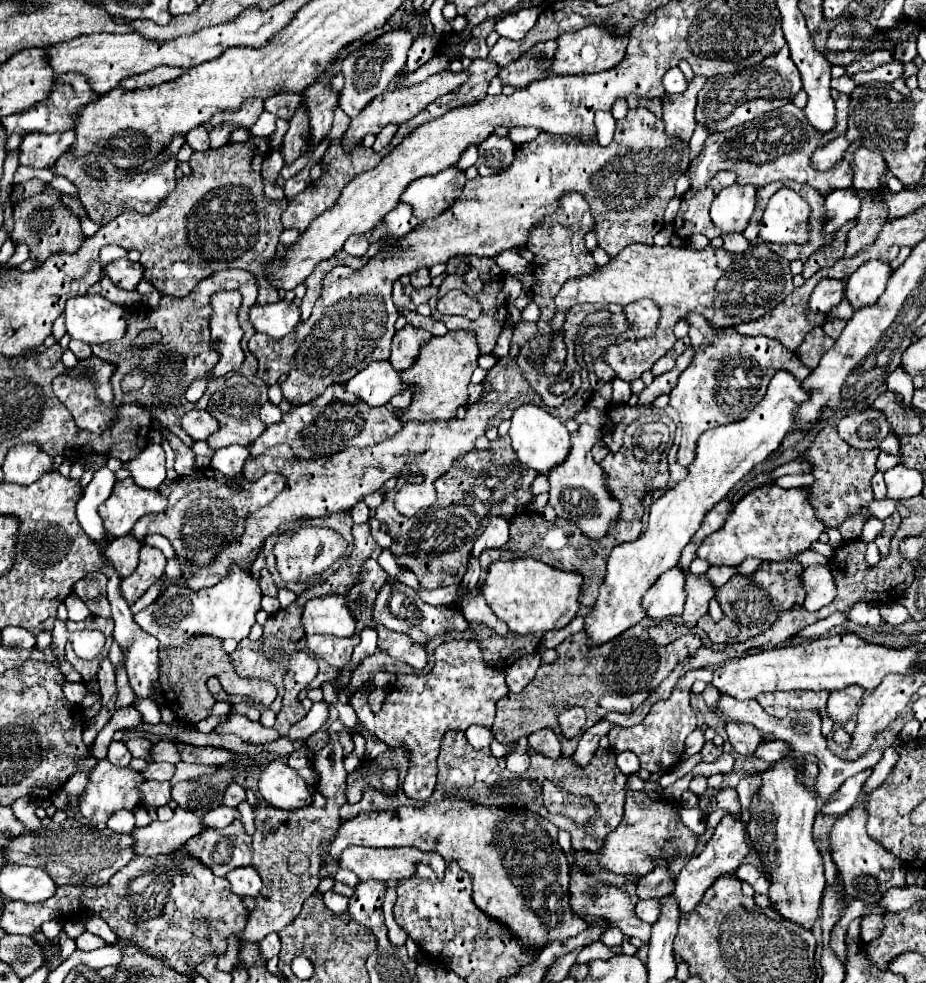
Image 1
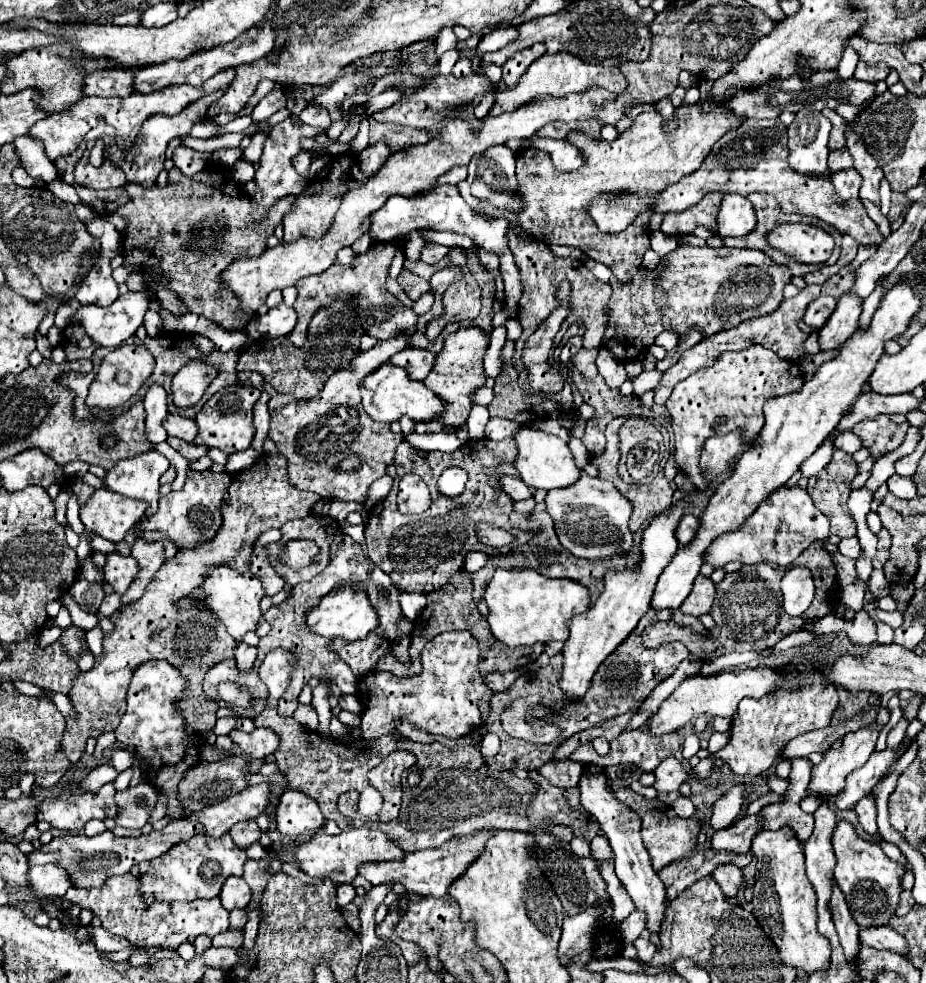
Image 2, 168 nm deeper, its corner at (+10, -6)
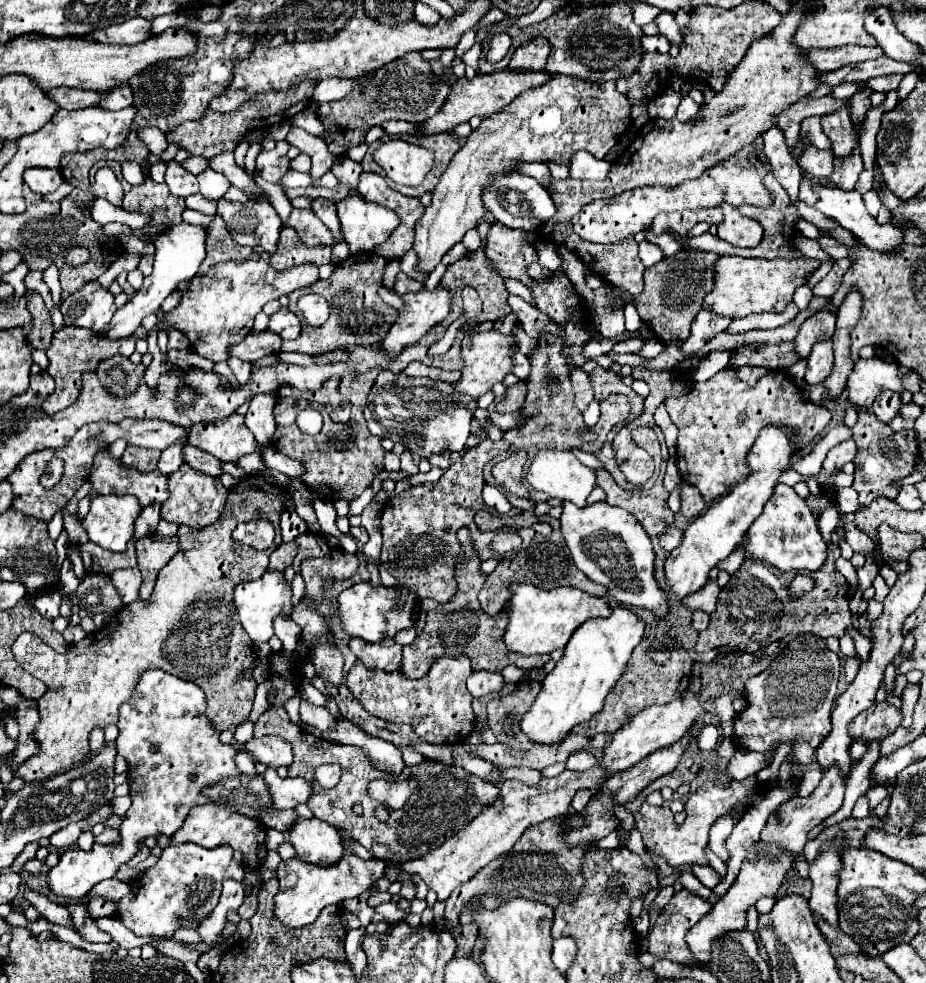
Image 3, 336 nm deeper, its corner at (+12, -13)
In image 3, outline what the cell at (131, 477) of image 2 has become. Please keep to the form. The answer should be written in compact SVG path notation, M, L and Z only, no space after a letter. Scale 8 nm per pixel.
M180 441L180 443L168 447L168 449L162 453L162 457L160 457L158 465L156 465L156 469L158 469L162 475L170 475L170 473L178 471L178 467L184 463L184 459L182 459L182 445L184 445L184 443Z

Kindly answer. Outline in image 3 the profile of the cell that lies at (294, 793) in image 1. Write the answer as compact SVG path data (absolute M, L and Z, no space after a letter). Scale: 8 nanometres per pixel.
M316 817L298 819L288 839L290 845L296 849L298 857L308 863L326 867L336 863L344 855L340 833L330 823L320 821Z

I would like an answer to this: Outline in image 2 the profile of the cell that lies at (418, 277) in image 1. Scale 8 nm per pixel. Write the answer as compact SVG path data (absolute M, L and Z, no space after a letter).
M410 232L410 234L408 234L408 242L406 242L406 246L404 246L406 258L418 260L418 258L420 258L420 250L424 248L424 244L426 244L426 242L420 238L418 232Z

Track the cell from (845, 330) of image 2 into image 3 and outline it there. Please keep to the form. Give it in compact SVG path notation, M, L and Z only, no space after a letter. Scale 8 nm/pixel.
M832 339L820 341L812 347L812 353L808 357L808 371L806 371L806 381L808 383L820 383L832 373Z

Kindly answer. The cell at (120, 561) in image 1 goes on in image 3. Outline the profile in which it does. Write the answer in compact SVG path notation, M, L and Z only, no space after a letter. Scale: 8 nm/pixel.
M130 567L130 569L116 569L112 575L112 585L116 587L118 595L120 595L120 601L124 605L132 603L138 599L138 589L140 589L140 583L142 583L142 577L140 577L140 571L136 567Z

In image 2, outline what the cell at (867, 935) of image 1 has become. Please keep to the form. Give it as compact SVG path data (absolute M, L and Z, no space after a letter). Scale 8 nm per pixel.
M890 926L882 928L866 928L866 932L860 932L860 940L876 950L890 950L894 954L900 954L902 958L908 958L908 942L904 936L894 932Z

